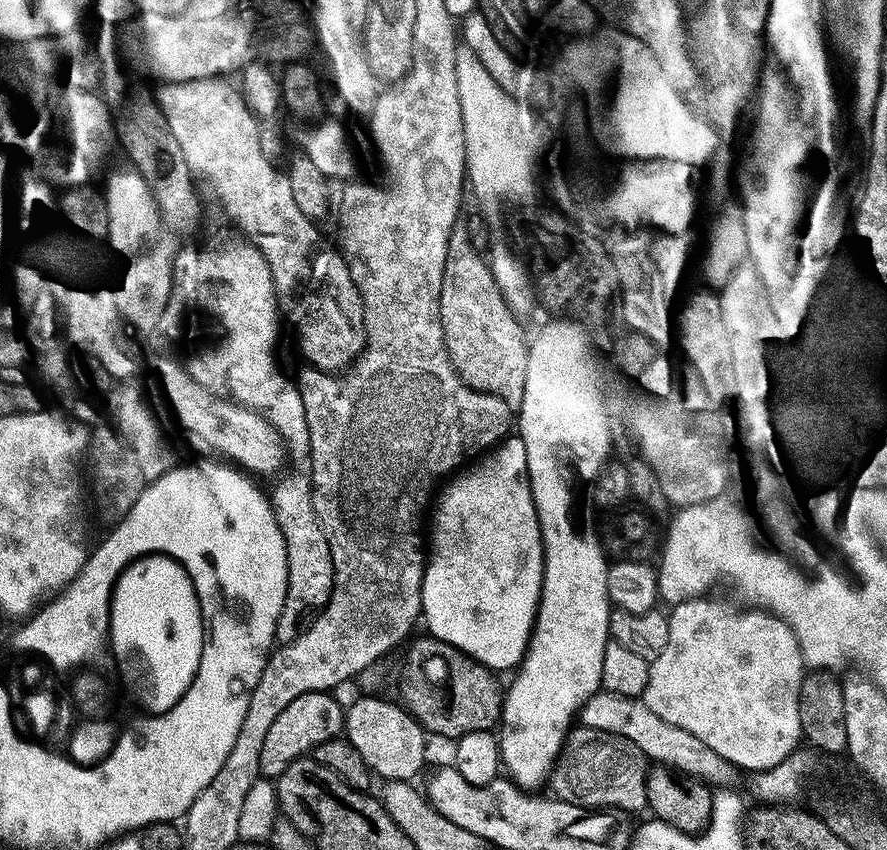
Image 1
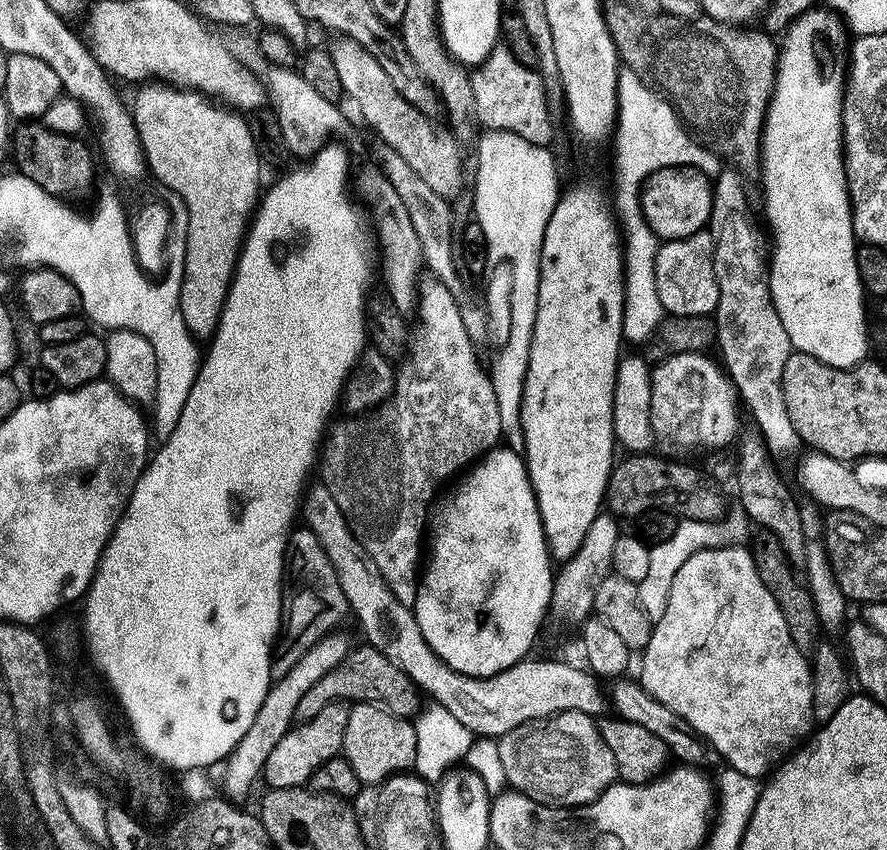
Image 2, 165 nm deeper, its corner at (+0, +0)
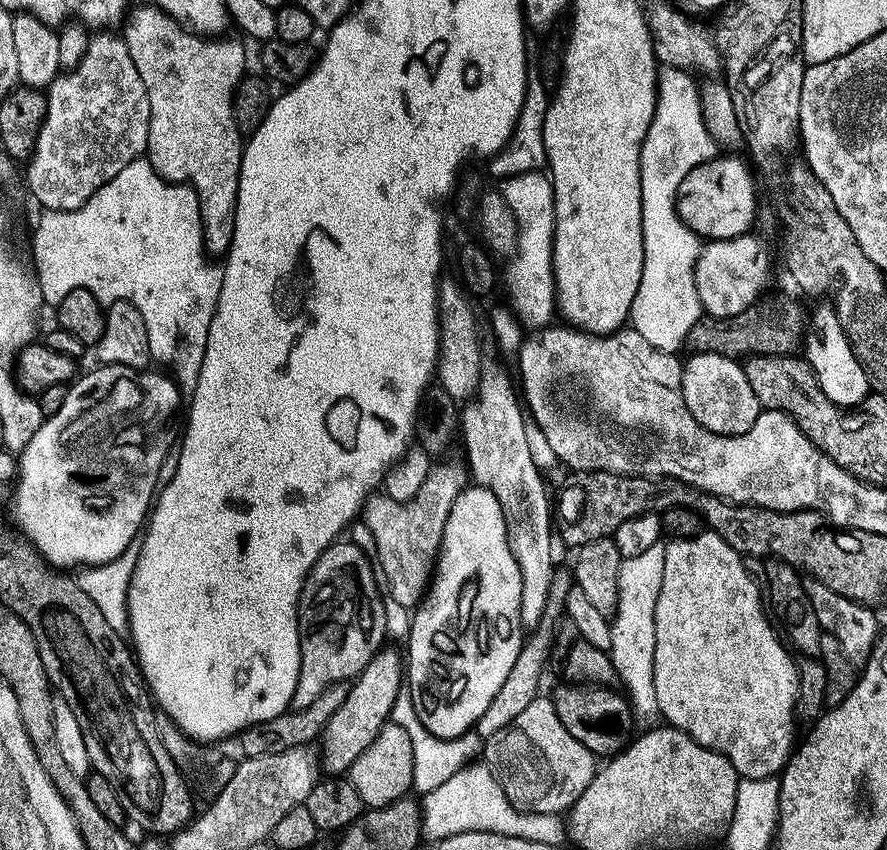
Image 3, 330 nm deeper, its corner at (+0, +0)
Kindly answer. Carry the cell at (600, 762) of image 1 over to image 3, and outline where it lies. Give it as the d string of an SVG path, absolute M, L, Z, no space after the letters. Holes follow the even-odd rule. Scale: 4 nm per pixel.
M544 694L536 695L518 718L488 738L482 756L489 767L498 771L508 800L521 812L560 814L571 809L596 777L598 767L597 757L562 726L558 710Z

